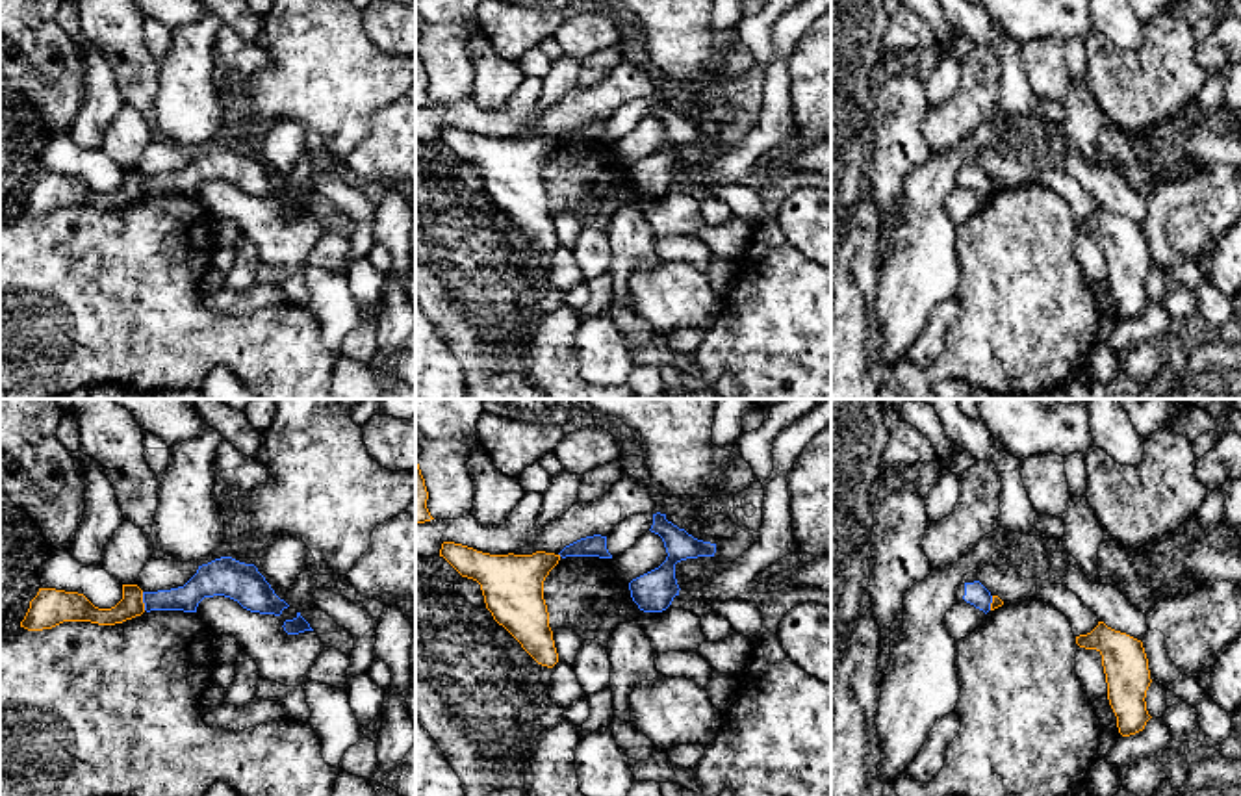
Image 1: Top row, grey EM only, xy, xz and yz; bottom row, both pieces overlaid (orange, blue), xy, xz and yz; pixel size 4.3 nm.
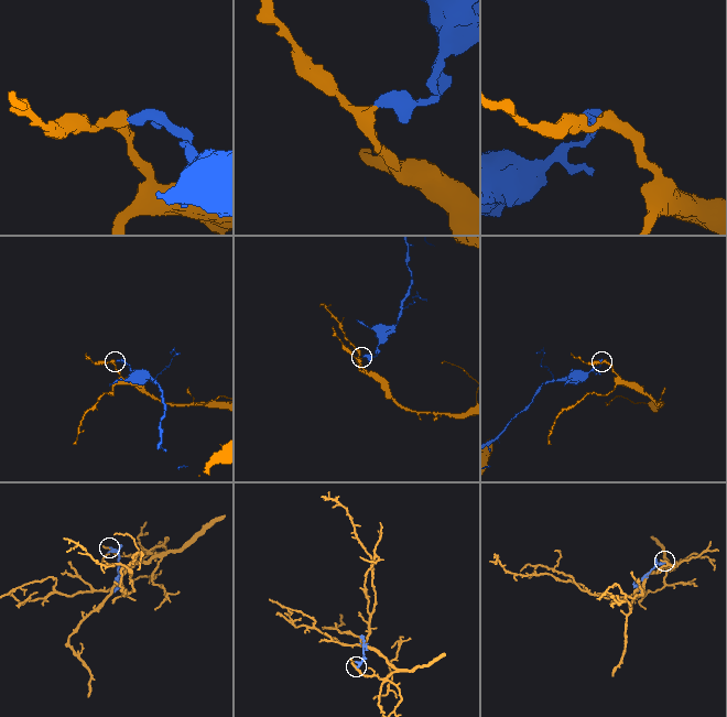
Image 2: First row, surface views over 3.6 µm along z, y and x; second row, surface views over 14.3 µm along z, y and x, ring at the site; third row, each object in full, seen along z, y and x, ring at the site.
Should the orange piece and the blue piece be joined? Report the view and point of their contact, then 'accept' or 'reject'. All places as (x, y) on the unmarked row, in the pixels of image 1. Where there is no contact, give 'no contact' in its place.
contact xy (141, 186); reject

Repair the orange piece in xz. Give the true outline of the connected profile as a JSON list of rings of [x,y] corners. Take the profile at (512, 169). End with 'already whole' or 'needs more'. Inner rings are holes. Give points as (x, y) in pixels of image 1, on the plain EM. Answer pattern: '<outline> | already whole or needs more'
[[[443,126],[443,141],[462,161],[480,169],[486,193],[521,232],[542,250],[553,252],[558,238],[549,212],[544,165],[560,139],[490,139],[473,132]]] | already whole

